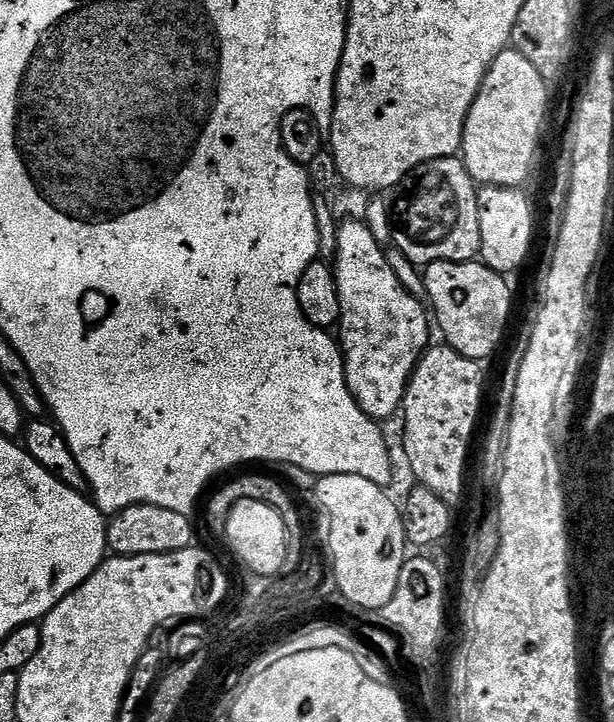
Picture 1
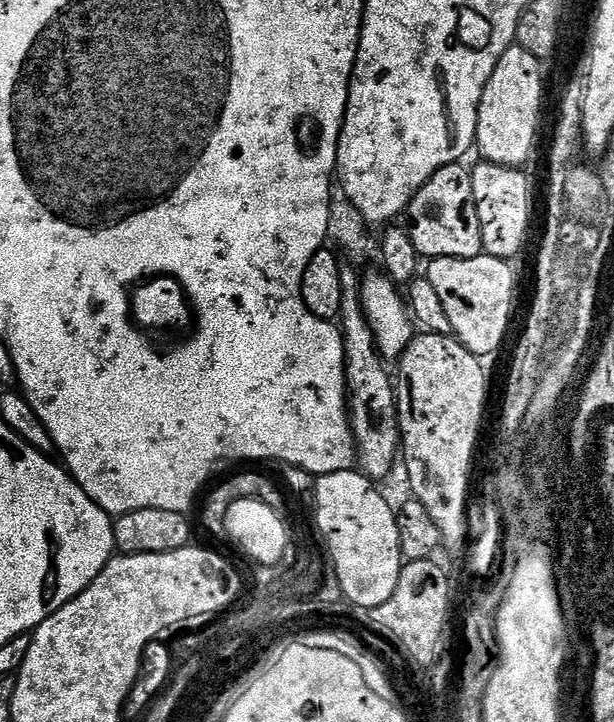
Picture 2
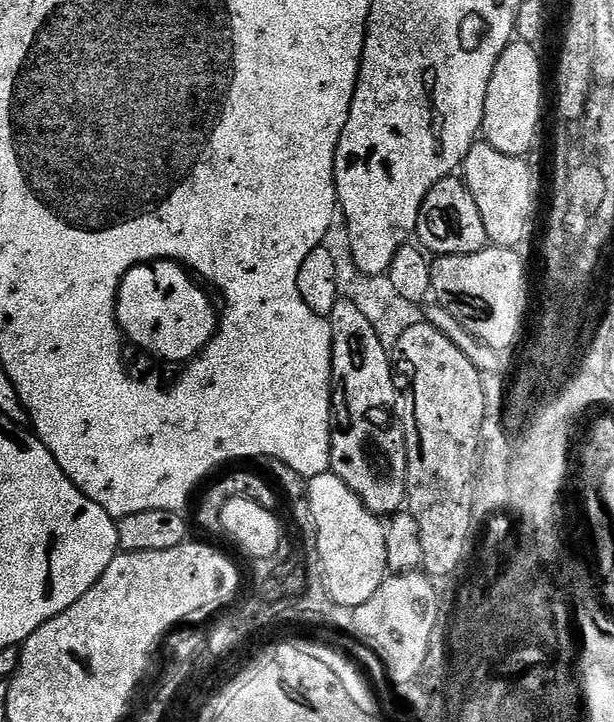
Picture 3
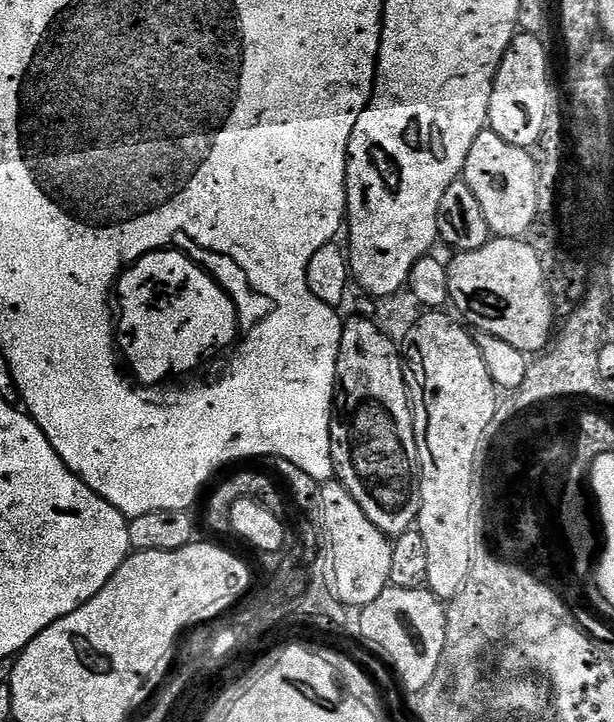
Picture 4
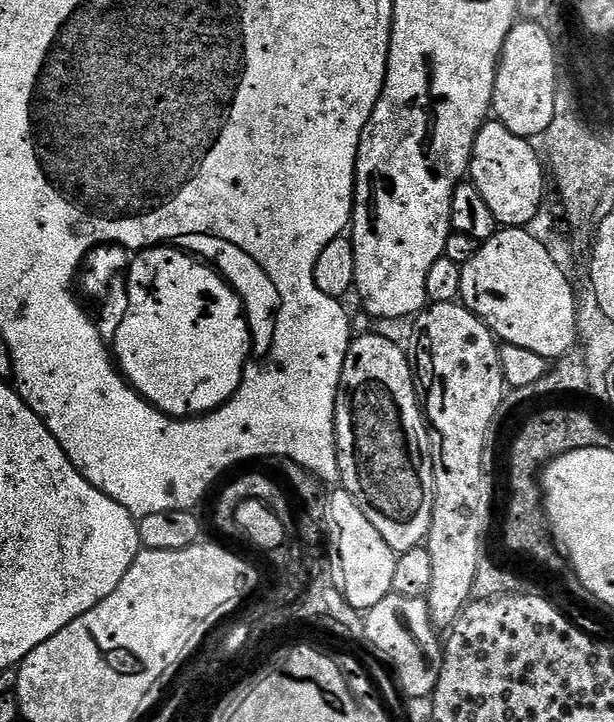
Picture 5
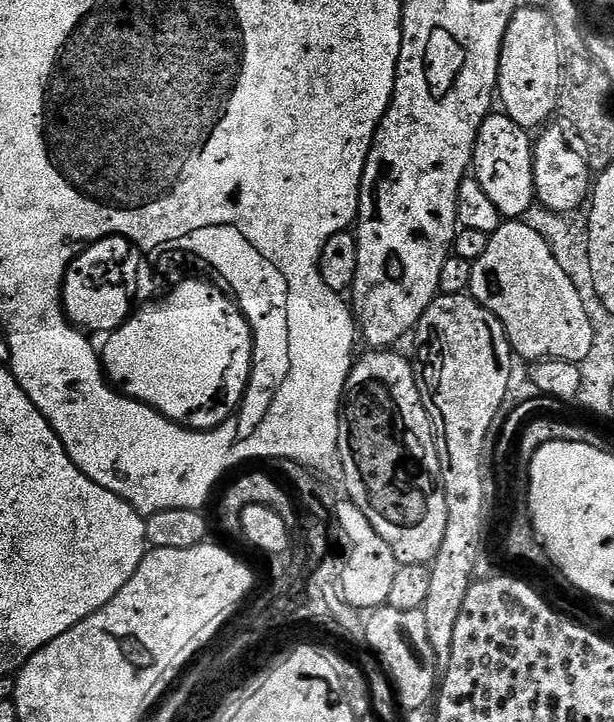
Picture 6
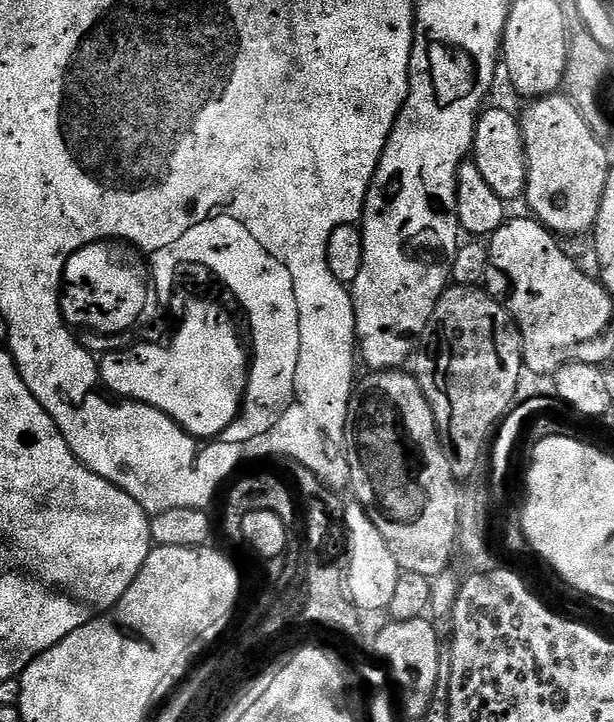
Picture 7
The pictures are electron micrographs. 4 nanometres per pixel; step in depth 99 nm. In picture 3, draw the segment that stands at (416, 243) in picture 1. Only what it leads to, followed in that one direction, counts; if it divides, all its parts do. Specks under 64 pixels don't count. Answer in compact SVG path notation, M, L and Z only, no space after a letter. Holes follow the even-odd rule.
M456 174L442 178L442 182L435 184L430 194L426 194L415 235L418 240L420 236L419 243L429 253L436 252L437 257L469 256L489 247L486 228L482 226L482 216L478 214L478 202L474 202L463 179Z

